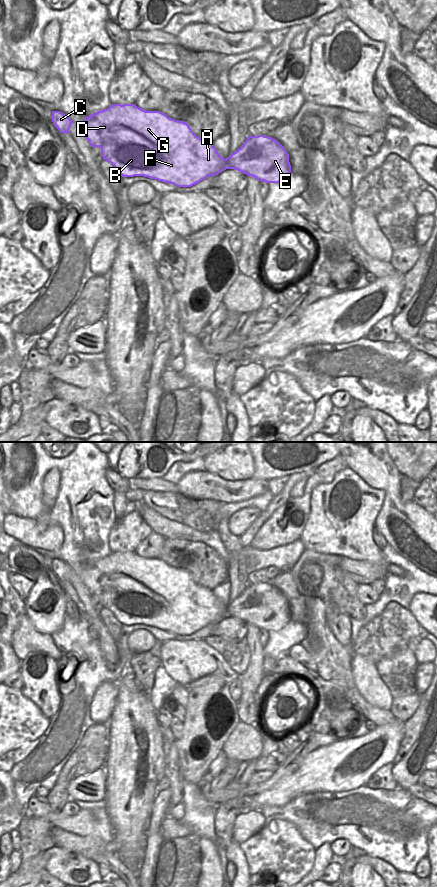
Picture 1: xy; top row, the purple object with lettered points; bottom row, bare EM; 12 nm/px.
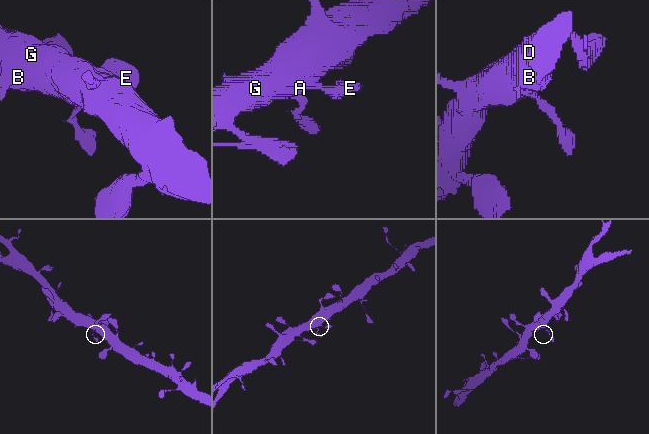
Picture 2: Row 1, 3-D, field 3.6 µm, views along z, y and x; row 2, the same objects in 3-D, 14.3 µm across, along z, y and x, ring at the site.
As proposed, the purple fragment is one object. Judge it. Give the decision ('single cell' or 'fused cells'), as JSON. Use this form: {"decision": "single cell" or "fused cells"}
{"decision": "single cell"}

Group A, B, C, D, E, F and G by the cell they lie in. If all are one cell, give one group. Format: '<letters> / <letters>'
A B C D E F G

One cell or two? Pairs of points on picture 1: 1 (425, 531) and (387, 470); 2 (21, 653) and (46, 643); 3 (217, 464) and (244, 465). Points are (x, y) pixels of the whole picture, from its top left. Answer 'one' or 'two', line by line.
1: one
2: one
3: one

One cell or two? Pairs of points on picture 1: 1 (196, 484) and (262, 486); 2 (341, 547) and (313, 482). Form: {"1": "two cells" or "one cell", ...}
{"1": "one cell", "2": "two cells"}

